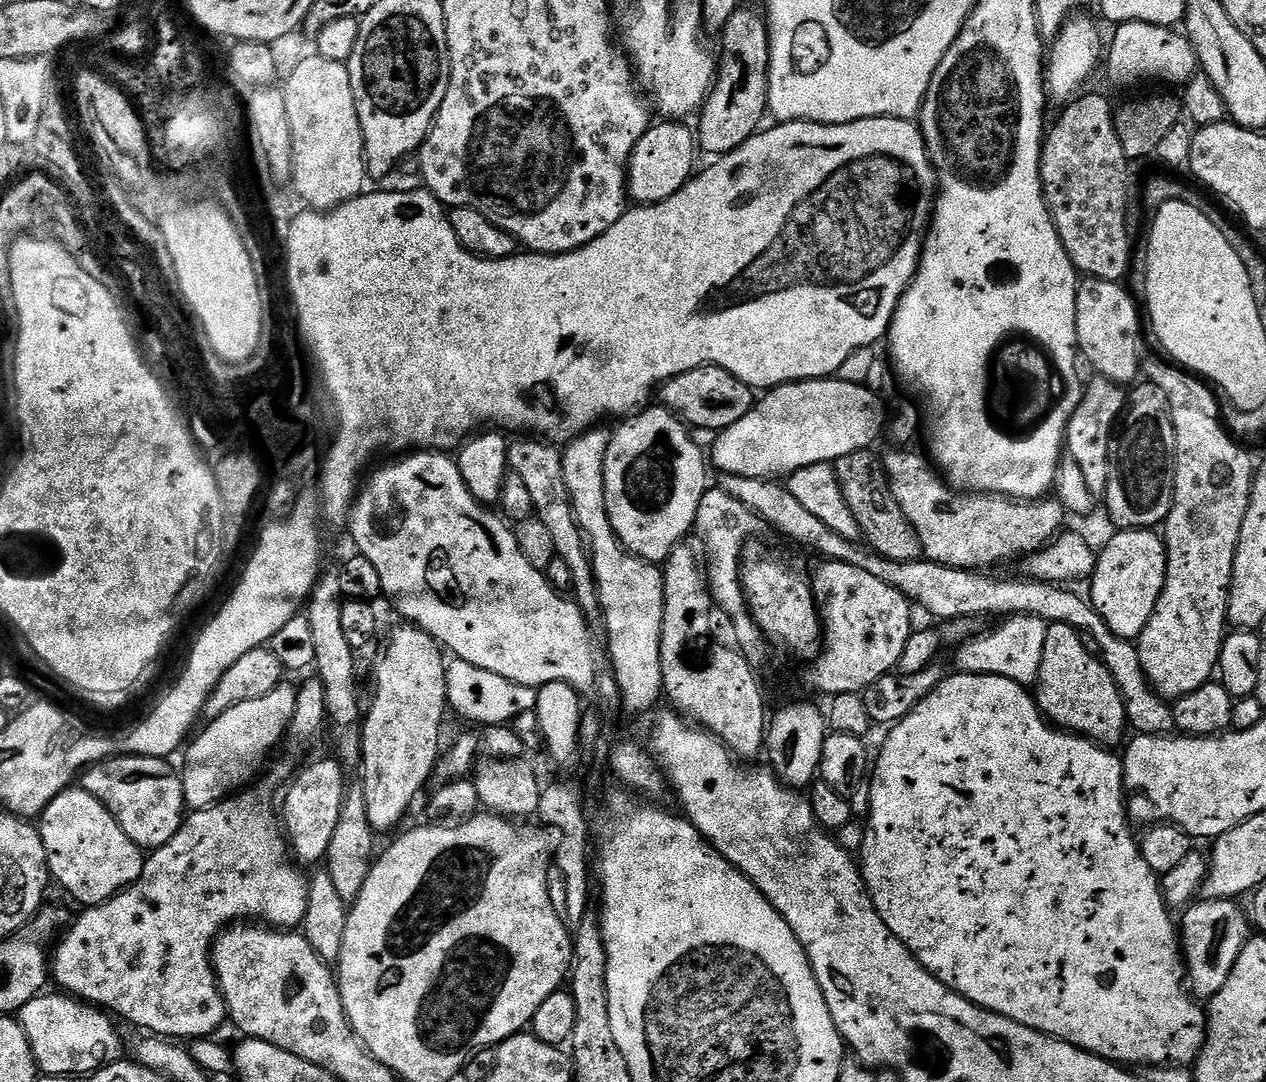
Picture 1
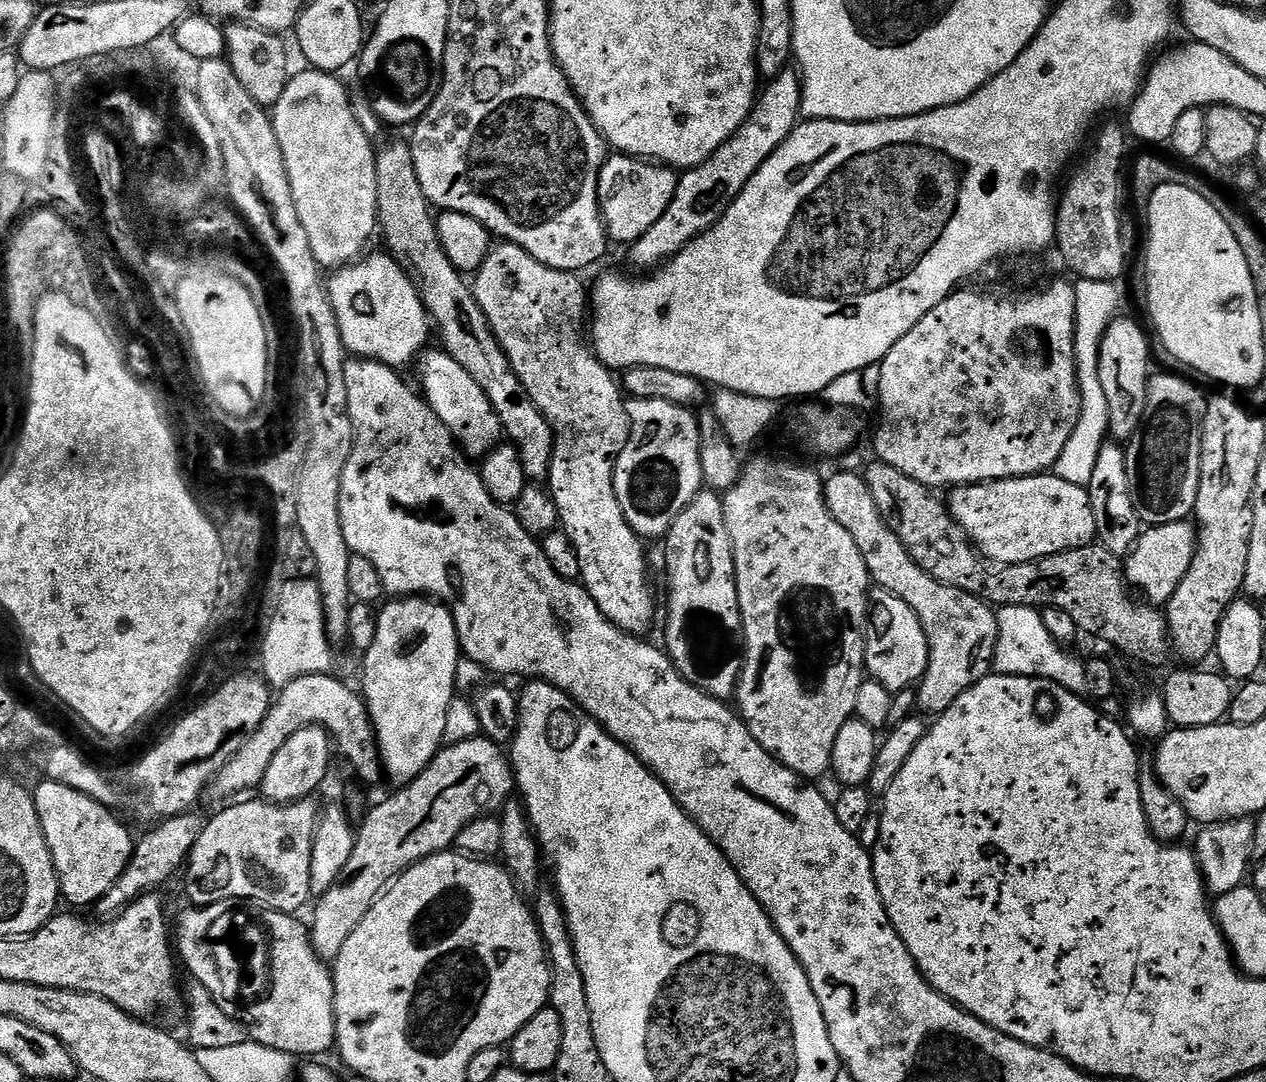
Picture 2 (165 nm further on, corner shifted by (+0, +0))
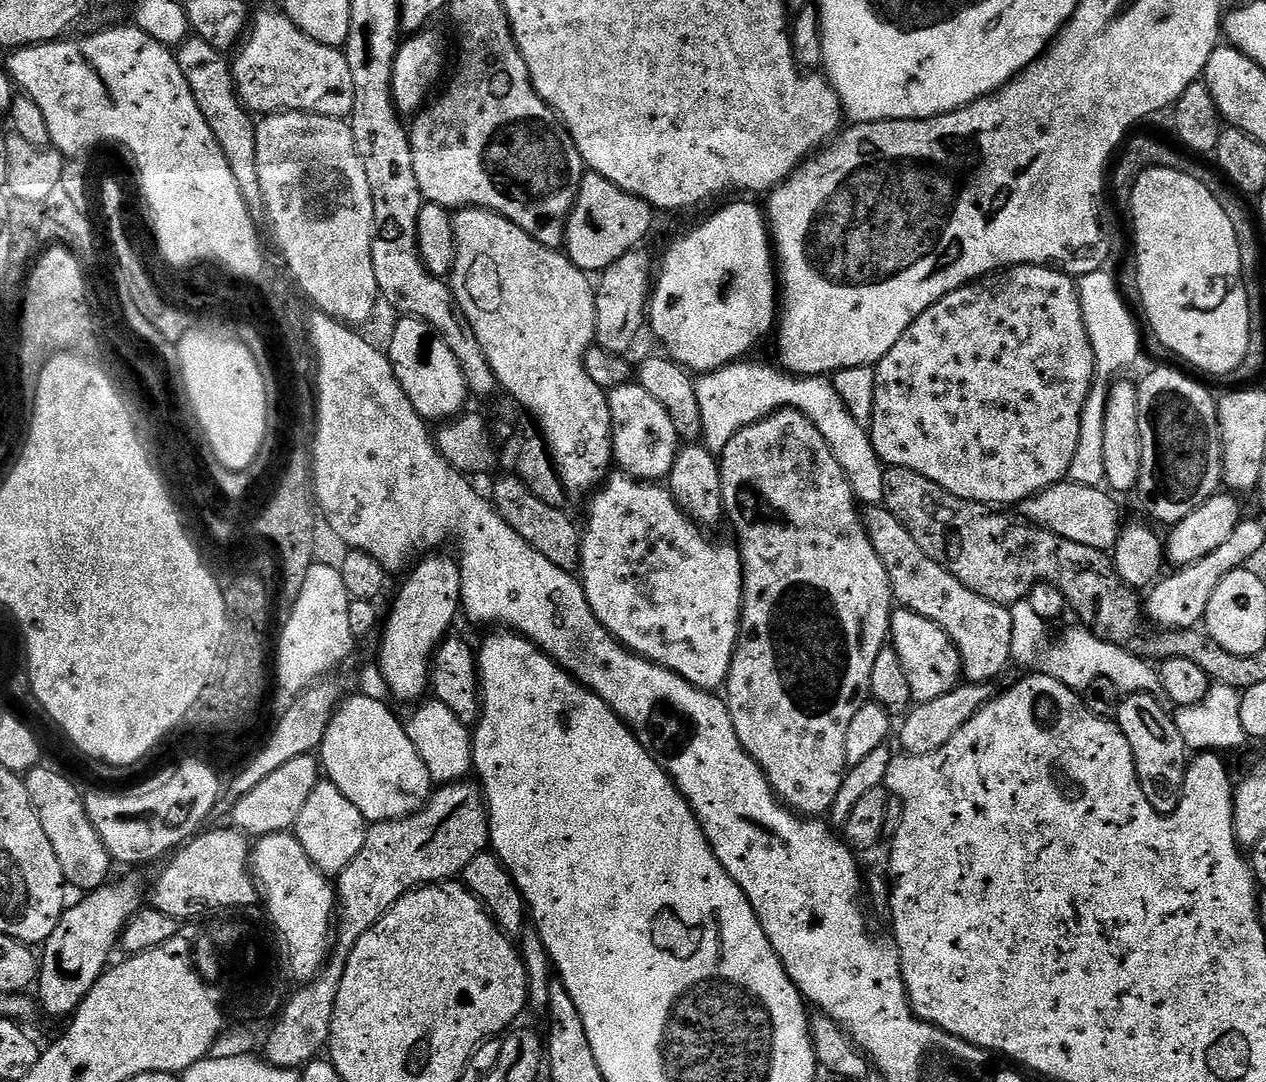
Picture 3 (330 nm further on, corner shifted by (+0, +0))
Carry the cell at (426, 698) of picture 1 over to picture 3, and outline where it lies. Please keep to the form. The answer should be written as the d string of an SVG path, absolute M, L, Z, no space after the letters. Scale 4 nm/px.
M428 554L419 561L416 573L405 582L400 588L400 597L392 604L392 613L386 616L388 629L380 640L380 661L378 667L389 693L400 700L416 700L423 692L427 693L430 688L430 665L436 649L449 635L452 623L462 612L460 602L460 565L455 559L448 556L436 556L440 554Z

